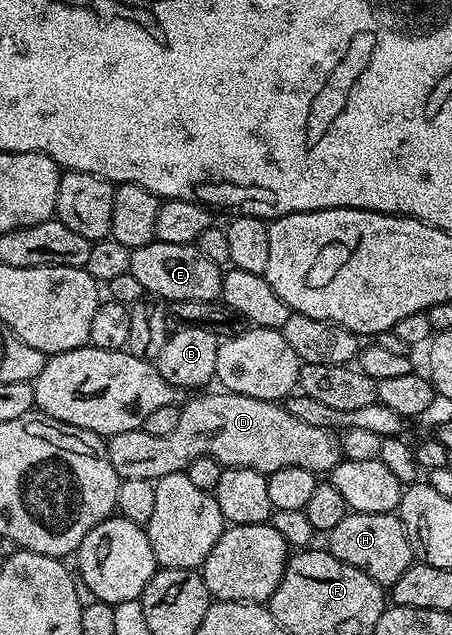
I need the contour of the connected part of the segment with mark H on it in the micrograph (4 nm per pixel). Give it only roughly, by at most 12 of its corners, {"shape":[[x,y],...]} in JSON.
{"shape":[[350,512],[327,532],[343,564],[392,587],[415,555],[400,517]]}

